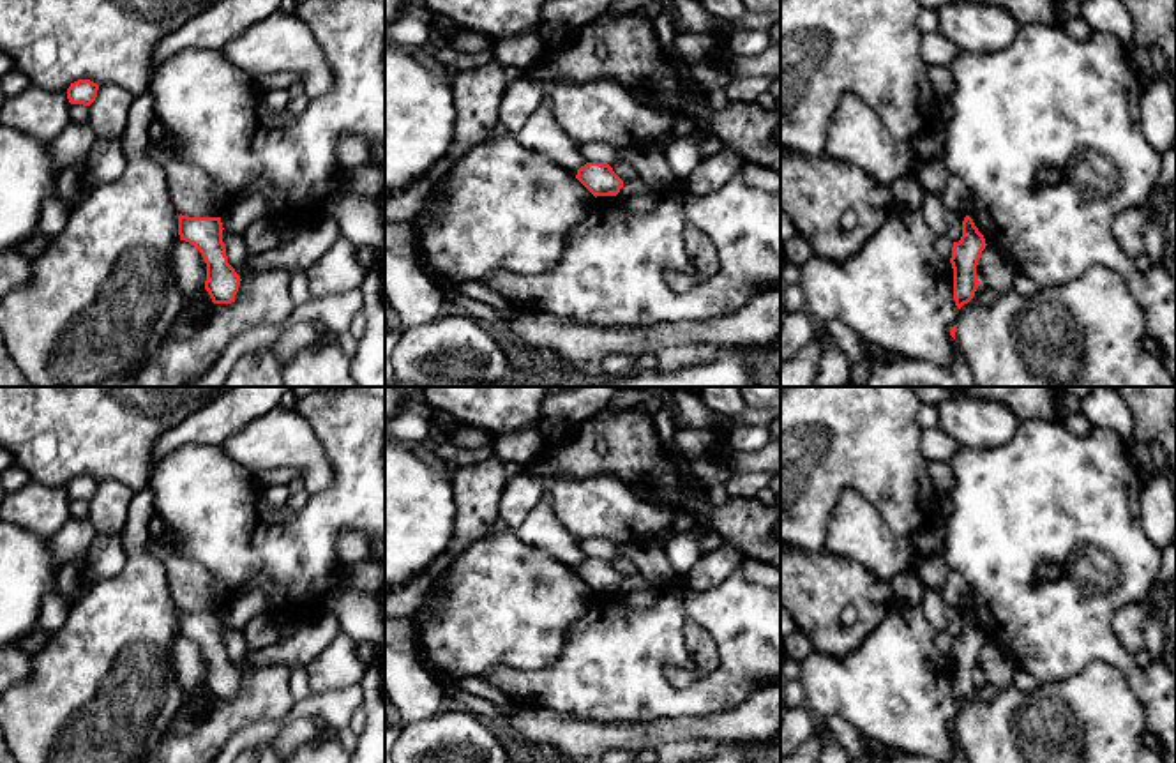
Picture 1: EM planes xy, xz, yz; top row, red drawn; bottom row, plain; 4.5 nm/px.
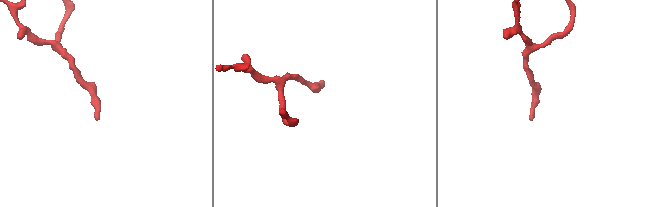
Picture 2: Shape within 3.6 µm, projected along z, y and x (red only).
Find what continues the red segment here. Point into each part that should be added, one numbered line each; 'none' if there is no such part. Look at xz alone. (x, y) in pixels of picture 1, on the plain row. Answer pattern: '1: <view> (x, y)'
none

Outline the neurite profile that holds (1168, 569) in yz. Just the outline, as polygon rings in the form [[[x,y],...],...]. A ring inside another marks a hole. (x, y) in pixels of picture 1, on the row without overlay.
[[[1169,544],[1162,551],[1162,565],[1157,574],[1157,583],[1172,585],[1176,581],[1176,544]]]

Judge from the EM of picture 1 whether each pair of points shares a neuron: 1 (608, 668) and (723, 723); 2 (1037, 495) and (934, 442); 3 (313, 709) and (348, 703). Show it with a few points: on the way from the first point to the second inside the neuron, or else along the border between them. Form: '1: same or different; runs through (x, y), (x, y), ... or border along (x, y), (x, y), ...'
1: different; border along (746, 700), (719, 712), (666, 719)
2: different; border along (963, 447), (949, 461)
3: same; runs through (322, 705), (339, 705)

